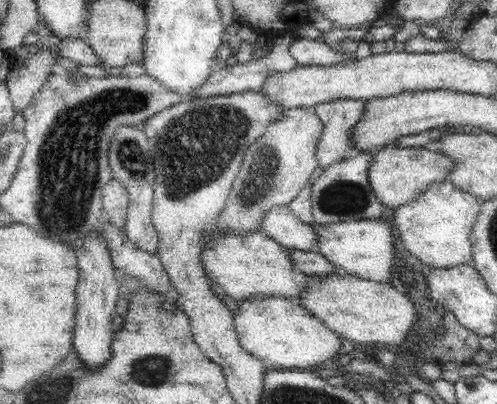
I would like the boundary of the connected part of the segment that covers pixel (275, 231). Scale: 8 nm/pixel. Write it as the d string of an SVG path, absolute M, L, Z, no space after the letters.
M274 206L266 216L262 233L290 251L318 250L318 235L310 224L301 222L290 206Z

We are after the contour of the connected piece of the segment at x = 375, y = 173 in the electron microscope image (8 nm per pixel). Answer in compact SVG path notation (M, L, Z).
M386 146L381 151L374 151L374 160L372 160L368 177L370 177L370 185L378 200L390 208L388 211L392 211L404 204L416 202L420 198L420 194L424 194L428 190L428 186L448 181L448 176L454 172L454 166L456 166L456 159L452 159L438 149Z

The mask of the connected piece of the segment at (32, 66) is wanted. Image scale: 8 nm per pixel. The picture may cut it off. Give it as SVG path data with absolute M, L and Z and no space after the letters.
M42 51L34 54L26 64L9 72L5 86L9 91L14 115L33 108L33 98L45 85L50 73L56 70L54 64L58 57L50 51Z

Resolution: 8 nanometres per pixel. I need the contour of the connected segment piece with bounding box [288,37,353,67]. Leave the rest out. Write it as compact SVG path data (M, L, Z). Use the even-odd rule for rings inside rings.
M295 38L288 45L288 52L299 66L328 66L338 61L350 61L350 55L339 56L322 41L316 39Z

